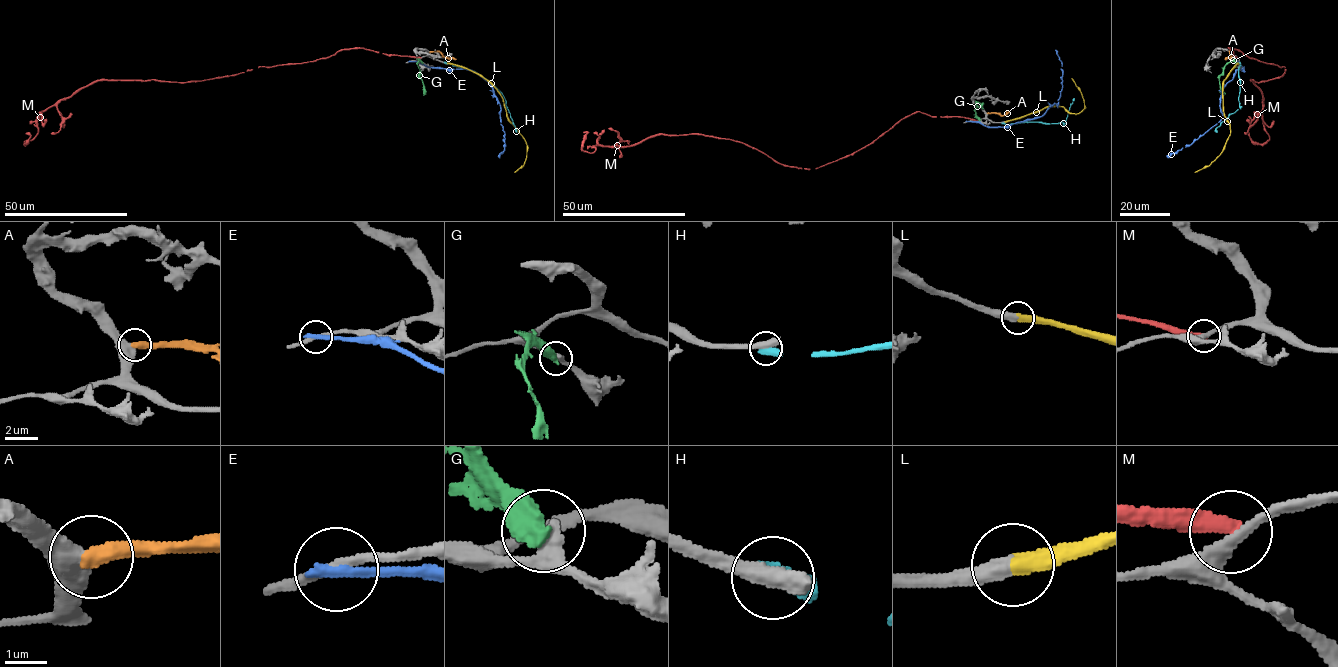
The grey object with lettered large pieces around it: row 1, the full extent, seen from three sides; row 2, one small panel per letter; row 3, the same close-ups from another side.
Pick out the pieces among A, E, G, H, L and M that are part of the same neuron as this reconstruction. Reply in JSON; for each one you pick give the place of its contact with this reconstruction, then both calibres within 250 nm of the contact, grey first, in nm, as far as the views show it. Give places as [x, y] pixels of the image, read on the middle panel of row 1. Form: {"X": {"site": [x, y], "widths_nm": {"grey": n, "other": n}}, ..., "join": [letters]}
{"L": {"site": [1005, 121], "widths_nm": {"grey": 440, "other": 440}}, "join": ["L"]}

